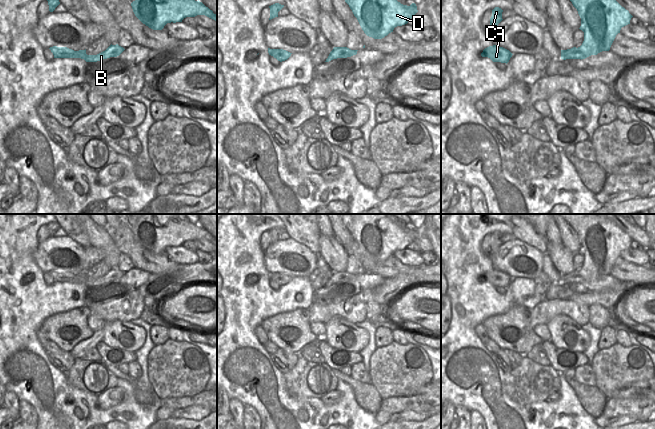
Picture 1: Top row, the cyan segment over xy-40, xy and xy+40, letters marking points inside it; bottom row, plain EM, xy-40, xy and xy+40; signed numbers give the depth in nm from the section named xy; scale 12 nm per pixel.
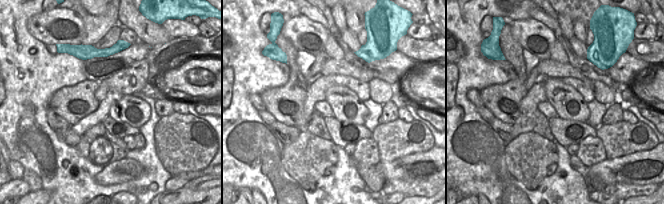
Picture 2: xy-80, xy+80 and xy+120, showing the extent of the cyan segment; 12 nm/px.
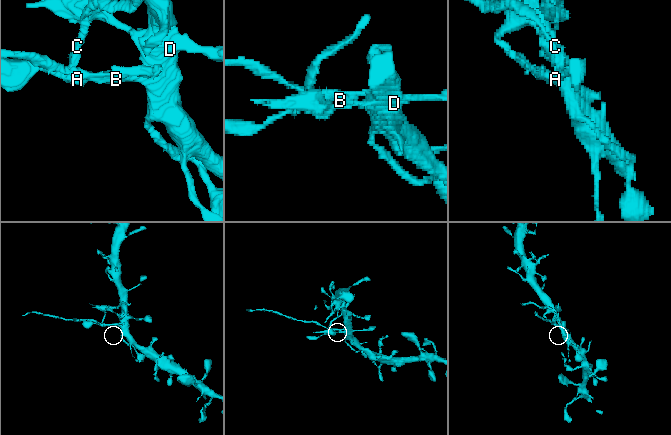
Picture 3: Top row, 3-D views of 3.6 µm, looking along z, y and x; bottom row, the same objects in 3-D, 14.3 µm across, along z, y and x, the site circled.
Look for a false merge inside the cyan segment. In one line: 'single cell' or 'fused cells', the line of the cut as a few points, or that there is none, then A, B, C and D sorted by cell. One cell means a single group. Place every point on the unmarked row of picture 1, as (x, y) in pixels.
fused cells | xy+40 (576, 272), (582, 278), (582, 281) | A B C / D

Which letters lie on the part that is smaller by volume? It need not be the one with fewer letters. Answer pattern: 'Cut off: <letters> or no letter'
Cut off: A, B, C

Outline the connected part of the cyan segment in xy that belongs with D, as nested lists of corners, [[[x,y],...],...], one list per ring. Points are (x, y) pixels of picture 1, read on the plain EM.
[[[342,214],[342,217],[364,257],[374,263],[382,263],[395,251],[407,248],[418,236],[415,227],[403,229],[385,214]]]

